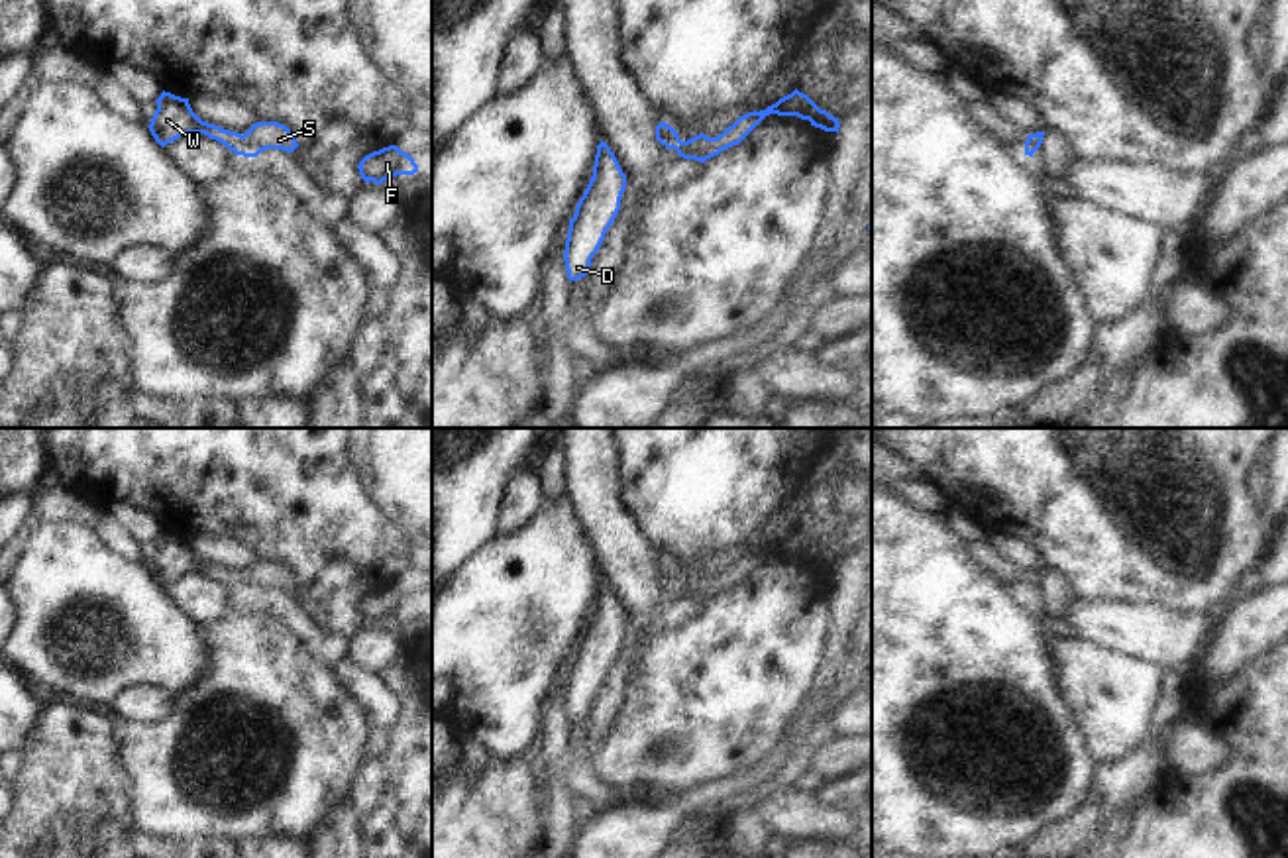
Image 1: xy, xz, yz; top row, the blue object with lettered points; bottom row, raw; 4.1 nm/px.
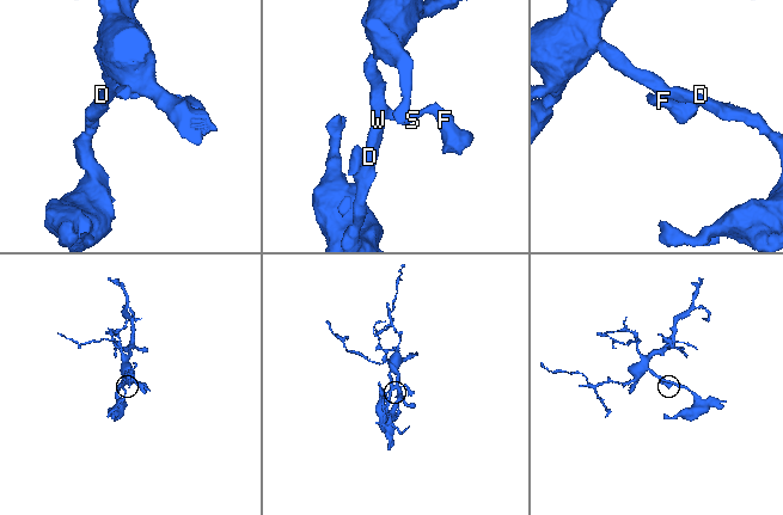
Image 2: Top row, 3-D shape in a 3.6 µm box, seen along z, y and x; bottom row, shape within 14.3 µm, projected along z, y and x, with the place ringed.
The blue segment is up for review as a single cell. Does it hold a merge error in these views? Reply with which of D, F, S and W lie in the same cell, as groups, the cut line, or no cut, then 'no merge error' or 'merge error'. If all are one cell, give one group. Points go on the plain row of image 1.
D F S W | no cut | no merge error

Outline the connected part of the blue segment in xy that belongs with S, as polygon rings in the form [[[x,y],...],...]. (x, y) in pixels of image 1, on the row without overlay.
[[[163,530],[155,542],[157,550],[147,567],[161,587],[185,573],[204,573],[243,597],[257,597],[265,589],[283,589],[291,593],[298,587],[293,571],[279,562],[257,562],[242,575],[238,571],[202,562],[192,552],[188,538]]]

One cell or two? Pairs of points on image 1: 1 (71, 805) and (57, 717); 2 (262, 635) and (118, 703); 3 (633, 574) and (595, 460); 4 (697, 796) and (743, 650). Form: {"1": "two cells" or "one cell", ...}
{"1": "one cell", "2": "two cells", "3": "one cell", "4": "two cells"}

